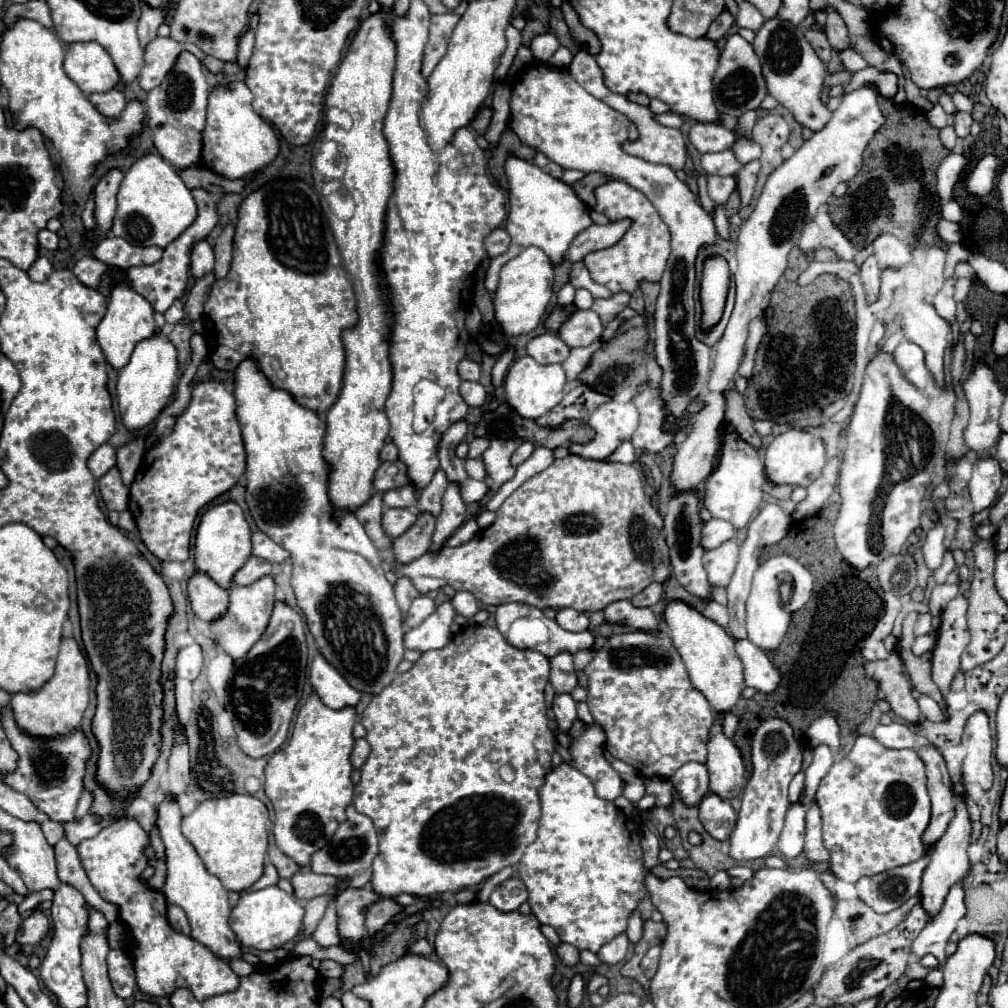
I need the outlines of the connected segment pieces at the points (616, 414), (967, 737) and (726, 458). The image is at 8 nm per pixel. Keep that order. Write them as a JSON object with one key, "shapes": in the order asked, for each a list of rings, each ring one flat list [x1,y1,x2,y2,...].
{"shapes":[[[603,403,589,417,589,425,595,429,595,441,571,445,569,452,587,459,605,459,621,441,631,439,637,423,639,413,633,403]],[[977,711,965,725,963,745,967,757,963,763,963,781,979,783,981,789,991,789,993,785,993,739,989,729,989,719,983,711]],[[731,425,725,427,725,441,723,441,723,455,719,467,709,475,707,485,705,485,705,497,703,503,711,511,713,517,725,519,733,523,735,529,747,527,751,517,759,511,761,505,761,485,765,481,765,471,763,471,763,461,759,459,757,451,747,445]]]}

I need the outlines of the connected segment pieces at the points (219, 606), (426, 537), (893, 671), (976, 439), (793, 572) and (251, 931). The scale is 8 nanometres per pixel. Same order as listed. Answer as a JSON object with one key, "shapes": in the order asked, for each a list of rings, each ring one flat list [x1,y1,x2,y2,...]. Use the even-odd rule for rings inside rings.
{"shapes":[[[195,573,189,579,189,599,197,617,211,623,215,617,223,617,227,611,227,597,229,593,221,589,209,575]],[[421,513,401,537,395,539,393,551,395,551,395,561,399,565,407,565,415,559,419,559,423,553,429,551,431,547,431,533,435,531,435,517,429,513]],[[893,651,887,659,879,659,865,665,871,669,871,679,879,685,881,699,891,705,895,715,907,721,919,721,919,705,911,697,911,681,903,673,905,665,899,653]],[[979,363,975,367,975,371,963,383,963,389,965,389,967,401,969,401,969,407,971,407,969,425,965,429,965,443,967,443,969,451,973,451,975,455,989,455,993,451,997,439,999,439,999,433,1001,433,997,421,999,421,999,411,1001,411,1001,405,1003,405,1003,393,997,387,993,371,983,363]],[[777,555,777,557,767,559,765,563,761,563,759,569,755,571,753,589,751,589,751,595,747,599,747,639,751,643,759,645,765,653,773,655,787,633,787,627,791,623,791,615,809,601,811,593,813,593,813,575,793,557],[781,573,787,573,793,579,793,595,791,595,791,601,787,603,787,607,783,607,783,603,779,599,779,585,781,585,779,575]],[[271,885,259,891,243,893,231,913,229,923,235,935,239,937,241,945,259,951,273,951,273,949,281,949,287,941,291,941,301,931,303,915,305,915,305,907,293,895,285,893,277,885]]]}

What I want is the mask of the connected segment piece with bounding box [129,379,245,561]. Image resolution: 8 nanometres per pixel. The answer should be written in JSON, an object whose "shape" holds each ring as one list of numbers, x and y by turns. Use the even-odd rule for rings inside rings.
{"shape":[[199,381,193,385,191,389,191,401,187,405,187,409,175,419,175,425,171,429,169,435,157,439,151,449,147,451,145,455,145,461,147,465,141,469,141,473,137,473,137,479,131,483,131,499,129,499,129,511,133,513,133,519,139,527,139,535,141,535,141,541,145,543,145,547,161,561,185,561,189,559,189,539,191,539,191,531,193,531,193,523,195,523,195,517,199,513,199,509,203,509,207,503,211,503,213,499,217,499,219,495,227,493,229,489,233,489,241,479,243,479,243,473,245,473,245,449,243,449,243,439,241,439,241,429,239,429,239,423,235,419,235,397,225,389,225,385,221,381]]}

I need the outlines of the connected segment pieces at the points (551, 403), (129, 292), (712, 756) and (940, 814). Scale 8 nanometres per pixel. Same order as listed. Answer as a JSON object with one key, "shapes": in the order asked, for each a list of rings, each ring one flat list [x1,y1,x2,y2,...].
{"shapes":[[[529,355,515,359,505,375,505,401,525,419,537,419,549,413,563,399,563,389,565,389,563,367,561,365,539,365]],[[127,281,117,283,111,289,109,303,107,303,107,313,103,315,103,319,97,325,97,341,99,341,107,361,115,369,123,367,129,361,135,343,141,341,141,339,151,337,155,329,157,329,157,325,153,321,153,307,149,305,149,301,143,295,139,295]],[[717,725,711,727,711,737,707,747,709,747,709,757,707,757,709,791,725,801,731,801,743,791,745,785,745,769,741,753,735,747,735,743,727,739,721,727]],[[923,745,917,749,927,769,927,791,931,795,931,821,923,833,925,847,939,841,947,825,955,817,955,787,949,779,945,759,935,745]]]}

